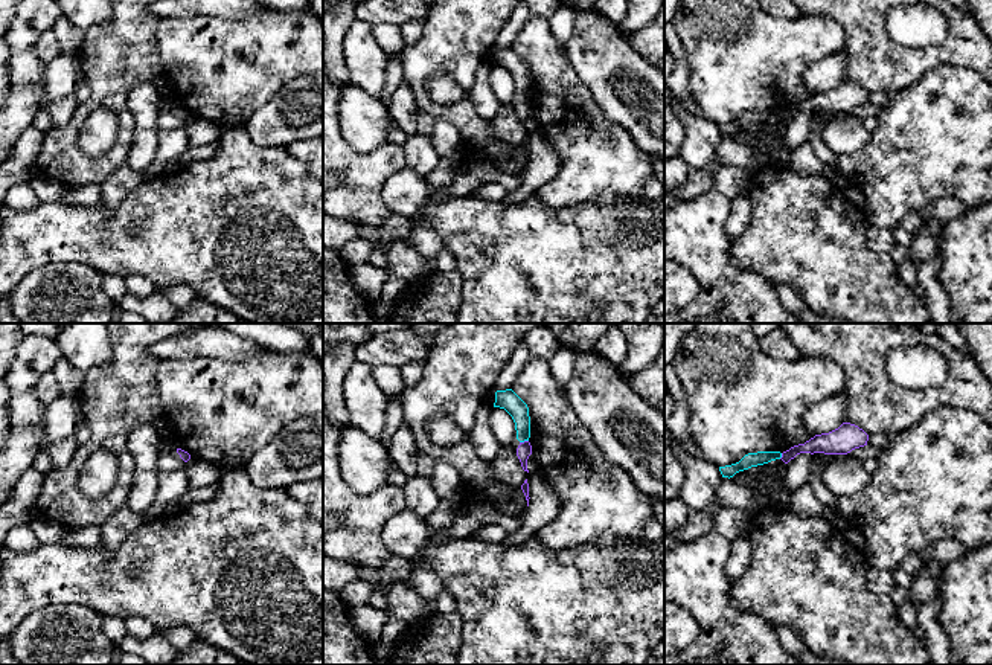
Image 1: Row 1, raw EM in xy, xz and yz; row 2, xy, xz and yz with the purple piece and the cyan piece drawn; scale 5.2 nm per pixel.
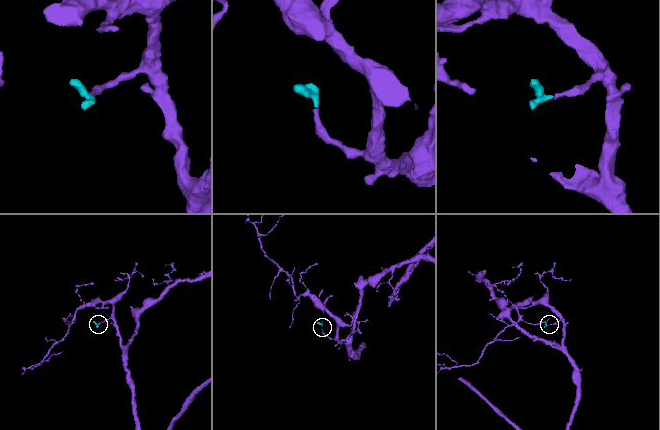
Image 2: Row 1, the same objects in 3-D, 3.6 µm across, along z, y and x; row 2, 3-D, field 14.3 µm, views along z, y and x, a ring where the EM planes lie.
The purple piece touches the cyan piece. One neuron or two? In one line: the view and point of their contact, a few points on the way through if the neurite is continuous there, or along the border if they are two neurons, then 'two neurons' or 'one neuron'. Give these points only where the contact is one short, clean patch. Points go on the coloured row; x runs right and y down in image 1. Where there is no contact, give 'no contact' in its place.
meets purple in xz at (524, 441); runs through xz (524, 449), (524, 441), (520, 412), (508, 400); one neuron

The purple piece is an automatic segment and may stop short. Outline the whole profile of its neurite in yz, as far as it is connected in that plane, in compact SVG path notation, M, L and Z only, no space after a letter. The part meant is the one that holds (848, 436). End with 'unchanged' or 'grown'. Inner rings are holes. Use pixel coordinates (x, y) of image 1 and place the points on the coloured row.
M843 422L838 429L815 435L805 444L791 447L780 451L757 451L745 455L739 462L719 467L722 477L733 477L736 473L748 470L751 467L763 465L776 459L782 459L788 464L800 453L824 453L824 455L847 455L855 448L867 445L869 435L855 424Z | grown

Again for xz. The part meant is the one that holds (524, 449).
M497 390L494 407L504 409L515 422L517 439L520 445L517 448L517 456L521 462L524 471L527 470L527 459L532 455L530 438L530 416L527 404L512 390Z | grown

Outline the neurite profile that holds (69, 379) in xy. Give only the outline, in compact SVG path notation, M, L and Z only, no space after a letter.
M61 358L52 369L61 397L79 397L85 374Z

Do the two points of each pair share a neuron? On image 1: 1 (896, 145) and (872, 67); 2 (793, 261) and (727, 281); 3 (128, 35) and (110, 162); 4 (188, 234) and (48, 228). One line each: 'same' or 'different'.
1: different
2: different
3: same
4: same

